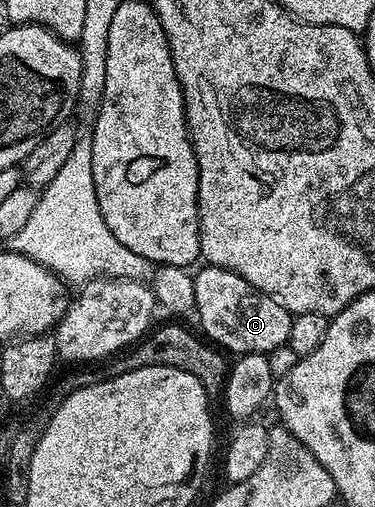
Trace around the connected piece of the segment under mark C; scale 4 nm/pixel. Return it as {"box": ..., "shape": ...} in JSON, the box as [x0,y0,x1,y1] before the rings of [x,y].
{"box":[193,266,293,354],"shape":[[[204,266],[200,273],[196,272],[193,275],[193,284],[196,303],[194,316],[200,319],[199,331],[213,345],[229,353],[232,351],[232,354],[245,352],[267,354],[270,350],[288,343],[293,313],[278,306],[274,298],[262,294],[254,285],[242,279],[238,273],[225,268]]]}

